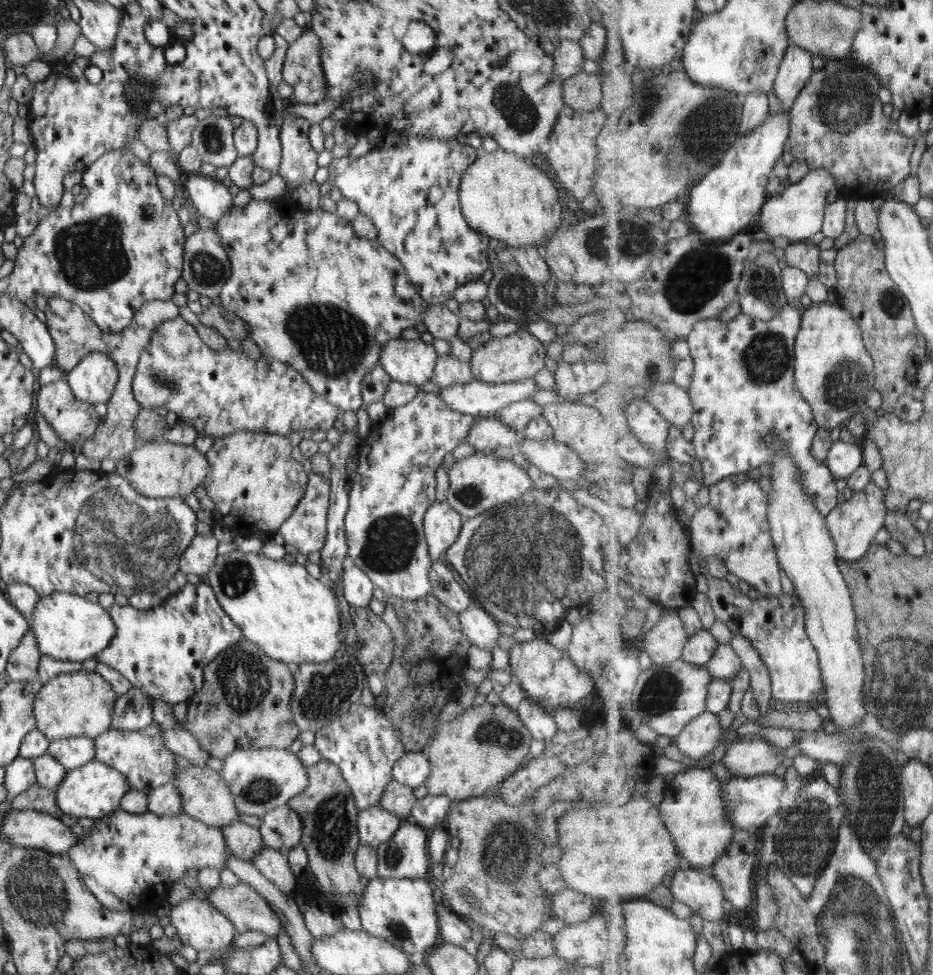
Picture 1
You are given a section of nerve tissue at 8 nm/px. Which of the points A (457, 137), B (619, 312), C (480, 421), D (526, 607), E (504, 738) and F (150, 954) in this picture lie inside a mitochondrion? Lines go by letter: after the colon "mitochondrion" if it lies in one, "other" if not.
A: other
B: other
C: other
D: mitochondrion
E: mitochondrion
F: other

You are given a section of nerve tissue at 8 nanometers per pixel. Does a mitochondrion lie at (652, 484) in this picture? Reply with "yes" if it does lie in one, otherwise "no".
no

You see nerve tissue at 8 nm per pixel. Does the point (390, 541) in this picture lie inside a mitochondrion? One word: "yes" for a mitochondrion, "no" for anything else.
yes

